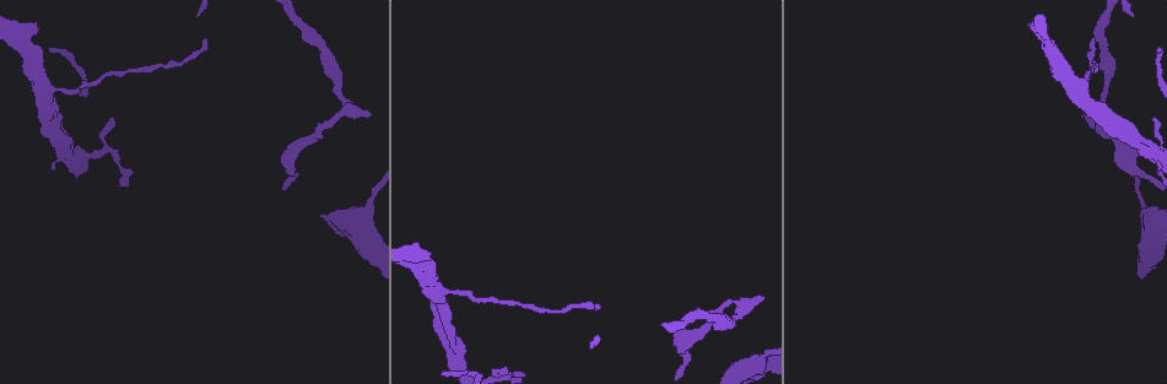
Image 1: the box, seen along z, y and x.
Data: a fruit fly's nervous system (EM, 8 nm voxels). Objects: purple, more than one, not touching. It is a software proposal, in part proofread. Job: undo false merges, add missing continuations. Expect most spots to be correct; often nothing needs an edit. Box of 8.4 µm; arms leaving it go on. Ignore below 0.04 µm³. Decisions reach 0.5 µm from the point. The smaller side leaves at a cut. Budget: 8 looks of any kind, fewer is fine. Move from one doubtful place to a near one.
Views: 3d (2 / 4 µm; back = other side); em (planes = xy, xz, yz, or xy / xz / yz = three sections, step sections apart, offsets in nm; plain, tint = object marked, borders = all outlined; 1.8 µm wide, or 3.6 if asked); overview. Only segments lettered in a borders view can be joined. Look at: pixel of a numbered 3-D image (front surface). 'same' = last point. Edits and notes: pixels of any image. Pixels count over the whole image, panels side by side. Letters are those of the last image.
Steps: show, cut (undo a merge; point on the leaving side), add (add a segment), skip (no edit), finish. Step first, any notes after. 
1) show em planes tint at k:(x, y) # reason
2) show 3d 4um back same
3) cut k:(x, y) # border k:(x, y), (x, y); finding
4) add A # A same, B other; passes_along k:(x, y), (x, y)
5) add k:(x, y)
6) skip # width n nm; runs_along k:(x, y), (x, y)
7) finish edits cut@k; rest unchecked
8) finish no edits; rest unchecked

show em planes borders at 1:(506, 371) # tapers out

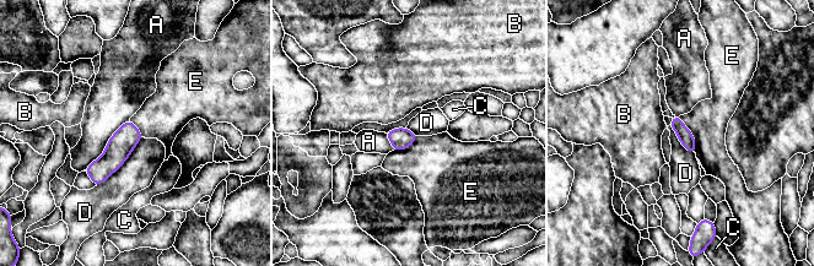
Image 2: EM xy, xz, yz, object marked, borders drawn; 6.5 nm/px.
skip # width 100 nm; longest_contact A 460 nm; A other, B other, C other, D other, E other; none of them fits

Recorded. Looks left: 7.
show 3d 4um at 1:(1094, 40) # long arm stops here

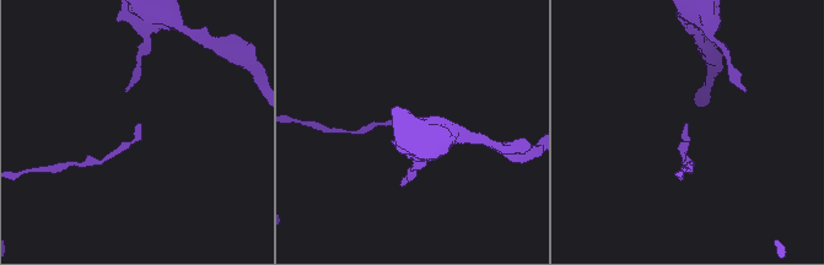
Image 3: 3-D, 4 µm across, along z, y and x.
show em planes borders at 3:(688, 123) # shape alone is not enough

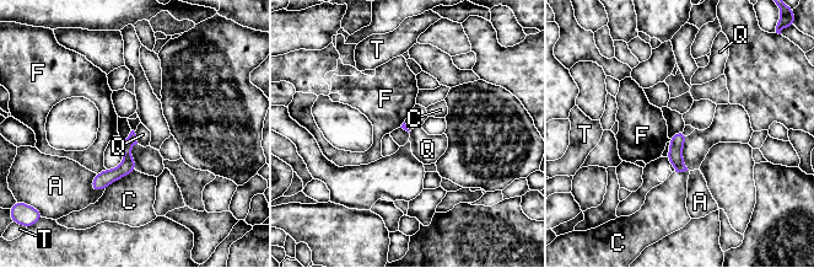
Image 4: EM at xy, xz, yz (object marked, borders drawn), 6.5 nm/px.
skip # A other, C other, F other, Q other, T other; runs_along 4:(133, 137), (127, 162), (95, 187); no lettered segment goes on from it

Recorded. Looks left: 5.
show em planes tint at 1:(36, 29) # free end

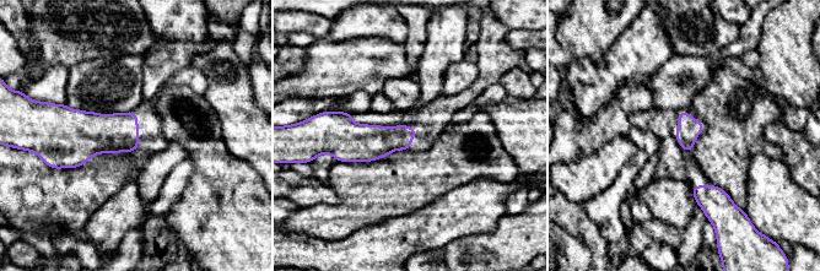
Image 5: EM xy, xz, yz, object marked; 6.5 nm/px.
show em planes borders same

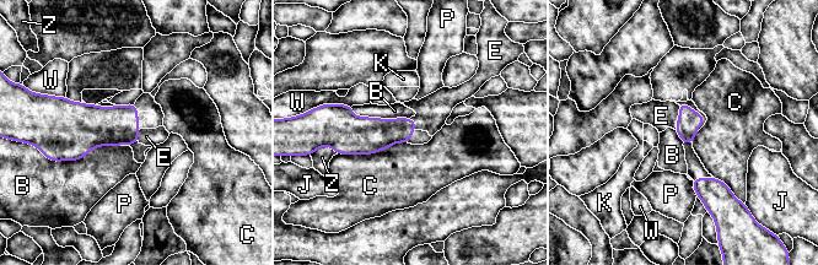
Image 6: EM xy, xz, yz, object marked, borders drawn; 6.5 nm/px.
add E # B other, C other, E same, J other, K other, P other, W other, Z other; passes_along 6:(687, 123), (678, 117), (661, 115); the neuron continues

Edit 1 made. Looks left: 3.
finish edits add@6; rest unchecked

